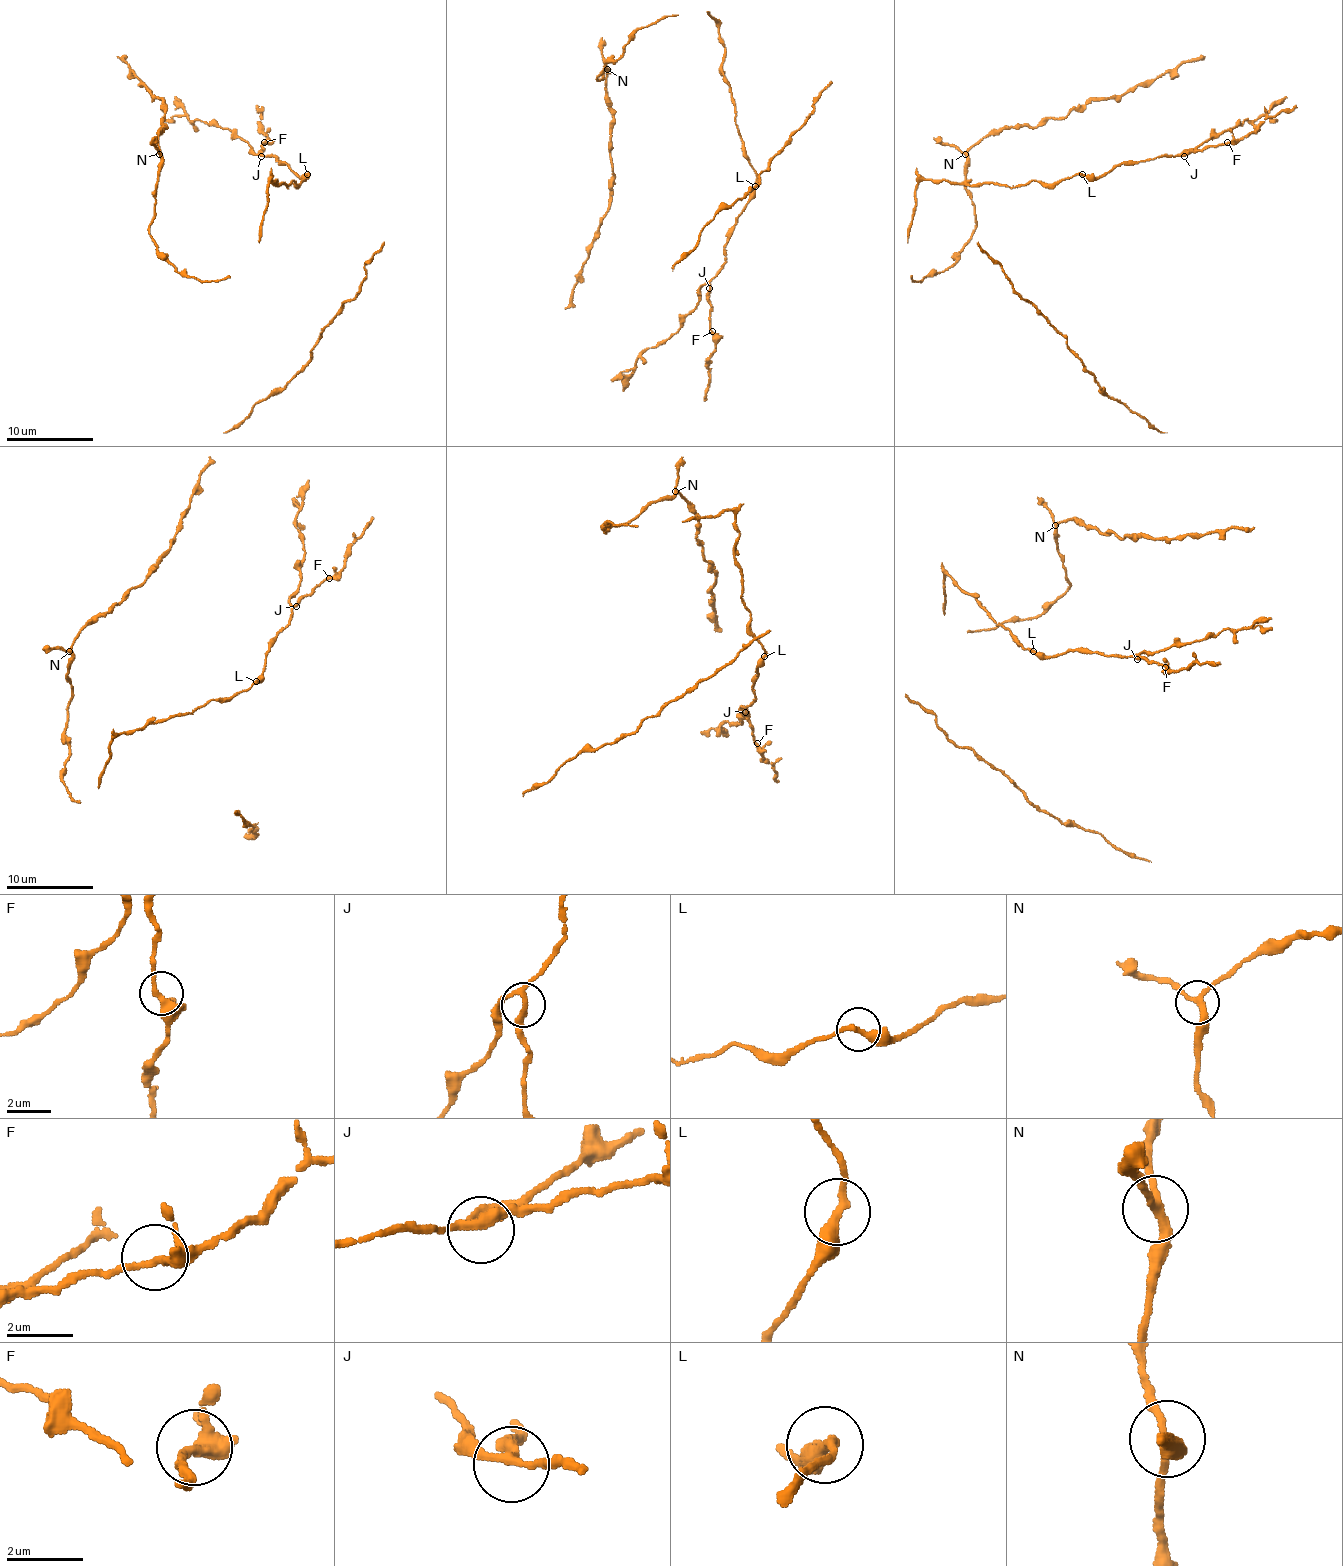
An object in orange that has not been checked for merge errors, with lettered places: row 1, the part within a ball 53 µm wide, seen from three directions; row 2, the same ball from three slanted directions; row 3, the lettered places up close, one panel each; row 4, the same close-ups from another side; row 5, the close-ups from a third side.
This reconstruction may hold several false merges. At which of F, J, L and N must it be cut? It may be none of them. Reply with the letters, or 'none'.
none

